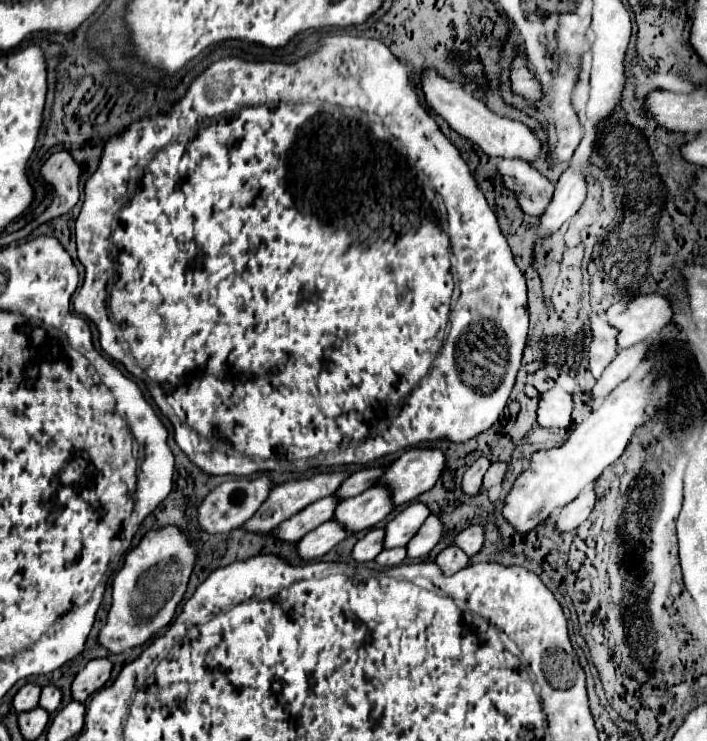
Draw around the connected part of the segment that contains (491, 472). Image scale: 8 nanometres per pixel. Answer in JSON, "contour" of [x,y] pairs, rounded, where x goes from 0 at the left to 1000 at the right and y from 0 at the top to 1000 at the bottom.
{"contour":[[[707,622],[696,625],[693,633],[690,633],[687,641],[685,641],[685,660],[707,652],[707,649],[713,646],[713,638],[716,638],[716,625],[707,625]]]}

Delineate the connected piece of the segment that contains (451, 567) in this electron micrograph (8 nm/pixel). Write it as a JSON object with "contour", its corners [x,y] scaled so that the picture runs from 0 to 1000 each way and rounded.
{"contour":[[[639,735],[639,738],[631,738],[628,744],[622,744],[620,752],[614,754],[614,760],[625,768],[628,776],[642,776],[645,771],[656,768],[665,760],[665,752]]]}

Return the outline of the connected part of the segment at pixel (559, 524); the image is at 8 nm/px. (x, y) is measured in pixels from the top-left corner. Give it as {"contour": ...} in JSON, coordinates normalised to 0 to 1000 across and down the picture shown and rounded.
{"contour":[[[829,657],[809,679],[803,679],[795,690],[789,690],[789,695],[784,698],[784,714],[789,719],[812,717],[835,695],[837,684],[840,684],[840,663],[837,657]]]}

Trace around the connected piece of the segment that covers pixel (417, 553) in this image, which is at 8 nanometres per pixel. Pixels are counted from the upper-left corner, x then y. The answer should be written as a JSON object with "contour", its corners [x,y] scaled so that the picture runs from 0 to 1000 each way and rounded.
{"contour":[[[605,698],[600,709],[591,714],[591,719],[577,730],[574,735],[574,752],[588,754],[611,744],[611,738],[622,730],[622,700],[620,698]]]}

